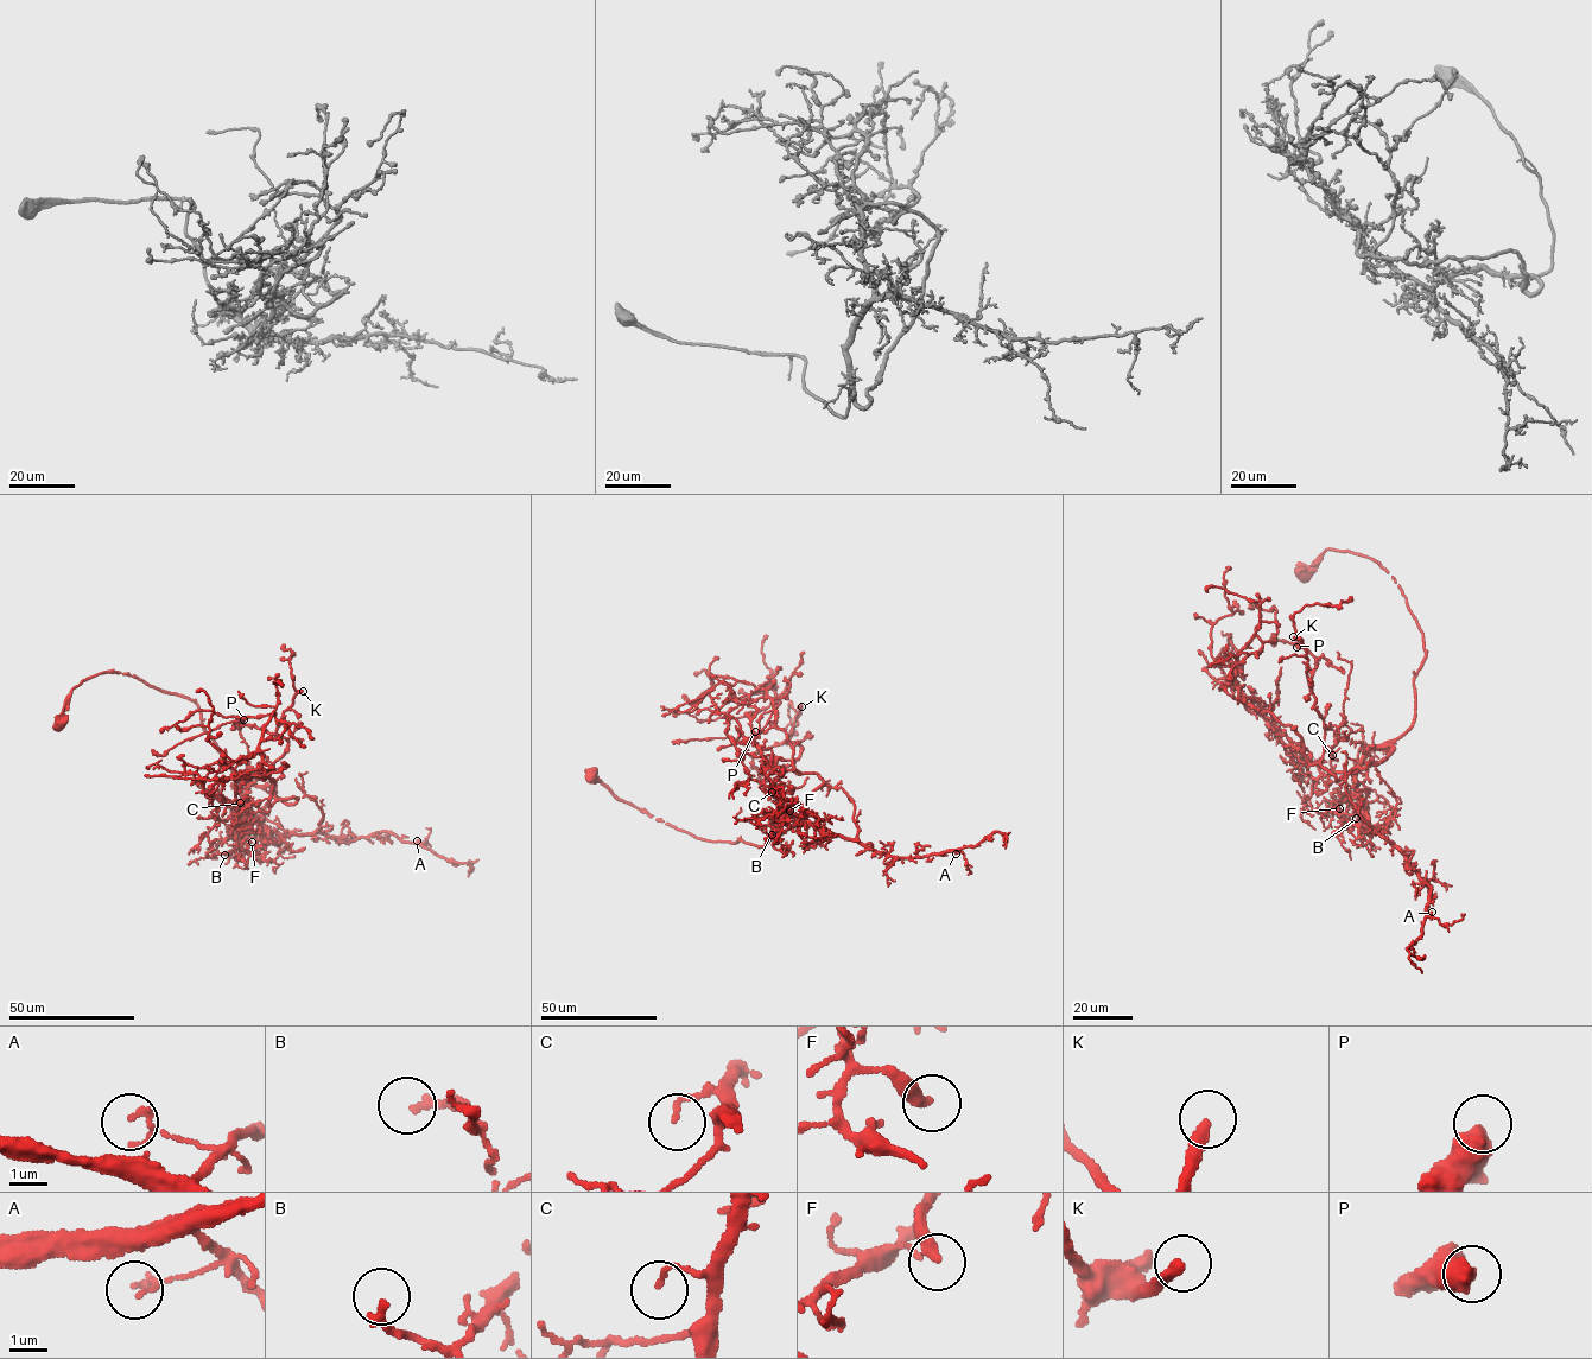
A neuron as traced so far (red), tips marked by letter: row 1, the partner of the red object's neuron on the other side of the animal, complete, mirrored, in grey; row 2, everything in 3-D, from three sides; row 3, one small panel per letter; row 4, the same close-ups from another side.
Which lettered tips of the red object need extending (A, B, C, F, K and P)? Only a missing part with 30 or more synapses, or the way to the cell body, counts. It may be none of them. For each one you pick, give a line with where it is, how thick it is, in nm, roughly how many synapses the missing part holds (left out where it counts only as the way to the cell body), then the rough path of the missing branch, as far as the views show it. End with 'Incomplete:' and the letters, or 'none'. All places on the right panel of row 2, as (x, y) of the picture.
B: Place: (1356, 818). Thickness 190 nm. Roughly 30 synapses. Course of what is missing: (1356, 818), (1350, 818), (1355, 836)
K: Place: (1293, 636). Thickness 320 nm. Roughly 80 synapses. Course of what is missing: (1293, 636), (1266, 639), (1237, 632), (1222, 615), (1225, 591)
Incomplete: B, K

